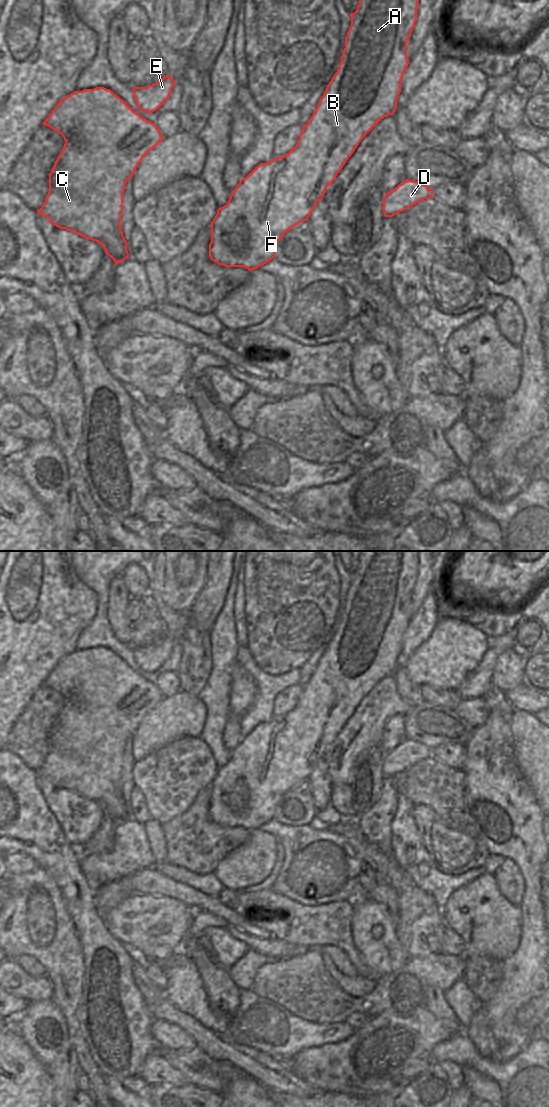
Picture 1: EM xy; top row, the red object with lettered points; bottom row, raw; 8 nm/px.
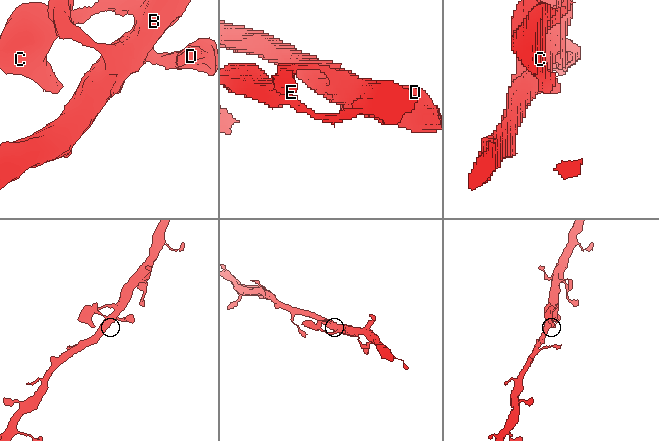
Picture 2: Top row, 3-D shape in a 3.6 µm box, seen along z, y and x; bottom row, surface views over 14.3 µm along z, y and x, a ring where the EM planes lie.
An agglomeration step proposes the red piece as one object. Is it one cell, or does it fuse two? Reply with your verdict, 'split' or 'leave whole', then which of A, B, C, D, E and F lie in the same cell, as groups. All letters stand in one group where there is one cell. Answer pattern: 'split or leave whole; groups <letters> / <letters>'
leave whole; groups A B C D E F

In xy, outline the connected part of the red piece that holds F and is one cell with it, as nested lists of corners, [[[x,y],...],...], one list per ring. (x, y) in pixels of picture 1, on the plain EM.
[[[361,551],[359,564],[354,573],[350,573],[351,586],[345,598],[345,608],[341,616],[339,628],[317,664],[317,668],[299,696],[297,704],[284,716],[272,719],[268,723],[257,725],[232,751],[226,765],[217,770],[217,774],[211,782],[211,802],[209,804],[209,816],[218,825],[226,827],[244,827],[249,831],[259,828],[275,817],[275,806],[279,800],[293,787],[307,781],[318,761],[323,759],[325,750],[333,743],[337,734],[341,731],[347,720],[351,717],[361,700],[386,676],[393,675],[397,668],[397,660],[401,652],[401,640],[409,624],[407,618],[407,600],[417,580],[417,568],[419,566],[419,551]]]

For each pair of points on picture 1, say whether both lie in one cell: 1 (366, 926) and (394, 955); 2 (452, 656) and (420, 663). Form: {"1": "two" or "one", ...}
{"1": "one", "2": "one"}

